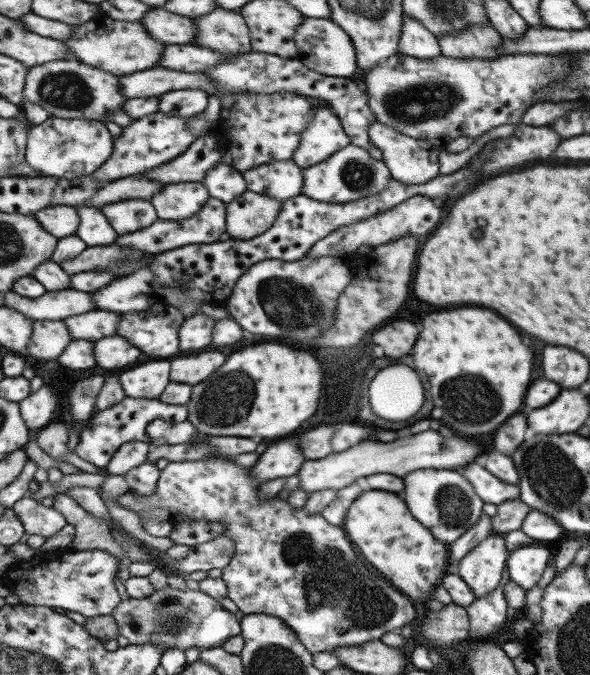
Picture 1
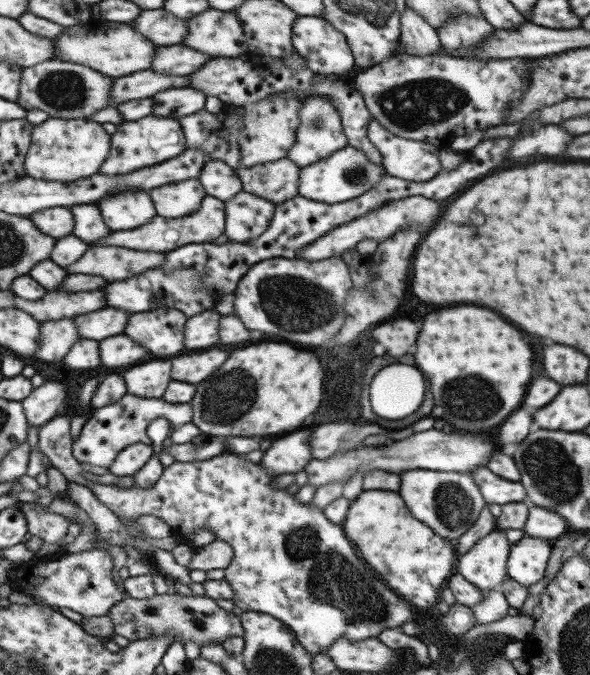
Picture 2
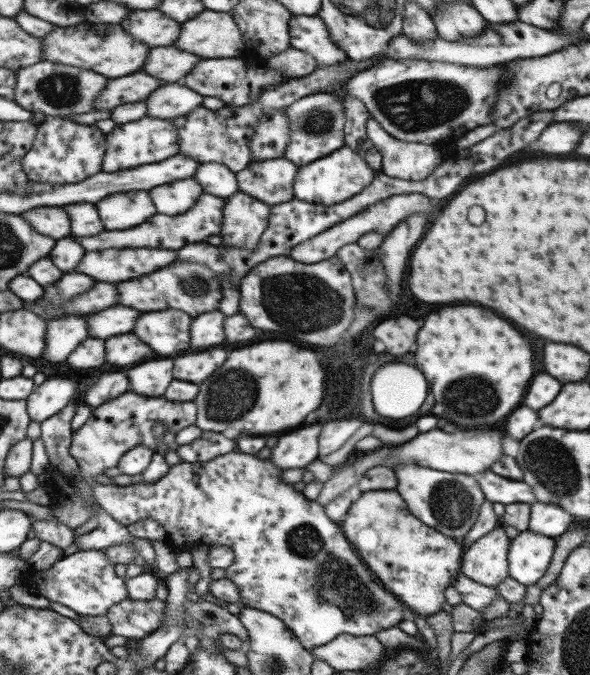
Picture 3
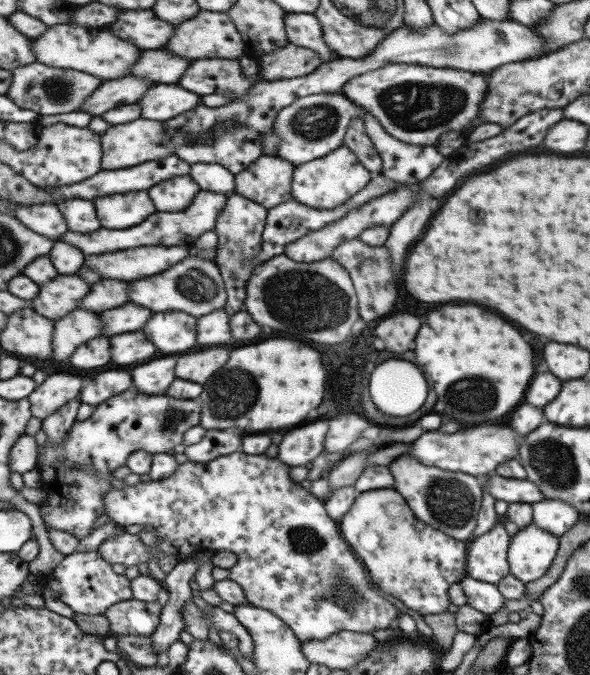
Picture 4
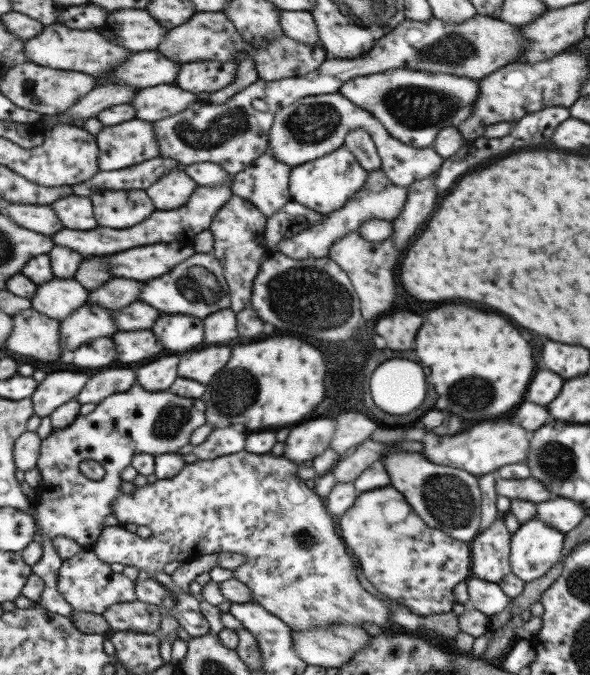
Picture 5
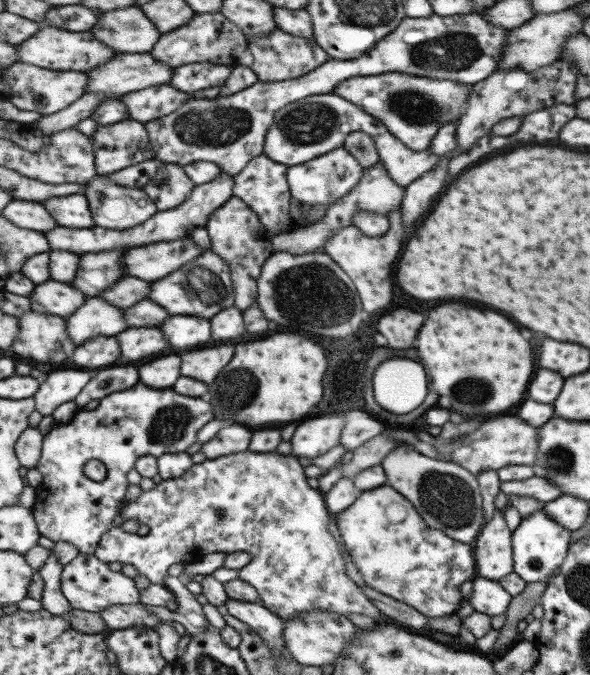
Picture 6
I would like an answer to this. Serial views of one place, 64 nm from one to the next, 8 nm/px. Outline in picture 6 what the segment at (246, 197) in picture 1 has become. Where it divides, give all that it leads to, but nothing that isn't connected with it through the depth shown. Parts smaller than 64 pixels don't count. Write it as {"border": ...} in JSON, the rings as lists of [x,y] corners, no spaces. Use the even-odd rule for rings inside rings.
{"border":[[[237,197],[228,198],[216,208],[203,226],[208,232],[210,250],[220,256],[228,265],[234,288],[233,307],[243,311],[256,300],[256,278],[263,261],[272,253],[270,235],[258,221],[257,215]]]}

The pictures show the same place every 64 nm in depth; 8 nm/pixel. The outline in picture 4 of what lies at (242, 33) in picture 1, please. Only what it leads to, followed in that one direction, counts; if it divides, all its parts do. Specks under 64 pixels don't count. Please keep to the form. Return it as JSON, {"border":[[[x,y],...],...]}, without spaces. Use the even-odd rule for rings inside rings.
{"border":[[[207,10],[197,12],[193,18],[189,18],[189,20],[175,27],[169,40],[163,46],[165,50],[169,50],[169,53],[193,61],[213,58],[239,60],[242,57],[244,47],[245,44],[235,26],[231,23],[228,14]]]}

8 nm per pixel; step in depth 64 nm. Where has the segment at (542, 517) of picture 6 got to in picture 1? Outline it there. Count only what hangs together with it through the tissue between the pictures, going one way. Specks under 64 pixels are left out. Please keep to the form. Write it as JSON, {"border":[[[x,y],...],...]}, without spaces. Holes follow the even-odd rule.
{"border":[[[539,541],[521,545],[508,553],[505,566],[509,580],[515,582],[525,590],[529,590],[537,584],[543,570],[545,570],[547,558],[552,553],[552,545],[546,545]]]}

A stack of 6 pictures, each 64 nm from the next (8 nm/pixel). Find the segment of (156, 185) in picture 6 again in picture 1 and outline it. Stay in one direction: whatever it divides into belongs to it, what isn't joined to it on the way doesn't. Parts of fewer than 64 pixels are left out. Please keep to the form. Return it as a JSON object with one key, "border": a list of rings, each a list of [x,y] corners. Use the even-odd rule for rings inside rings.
{"border":[[[179,182],[167,184],[149,200],[163,220],[183,220],[195,214],[207,200],[207,190],[201,182]]]}

